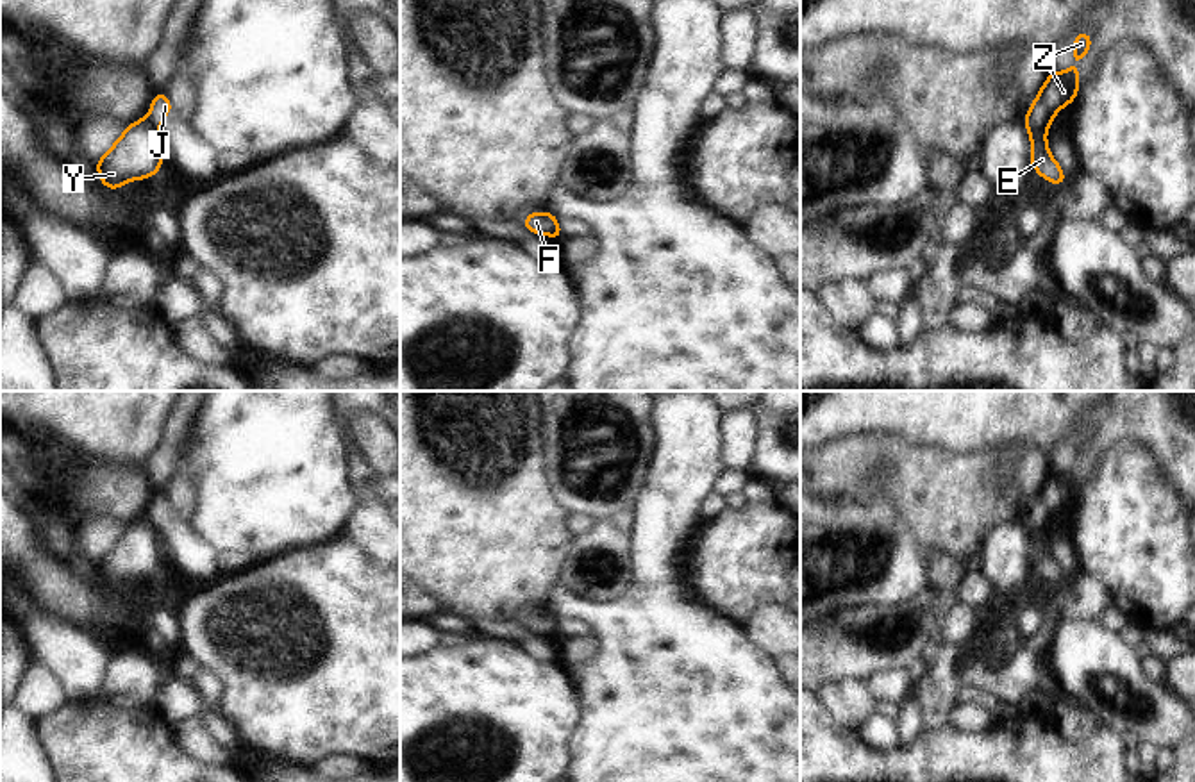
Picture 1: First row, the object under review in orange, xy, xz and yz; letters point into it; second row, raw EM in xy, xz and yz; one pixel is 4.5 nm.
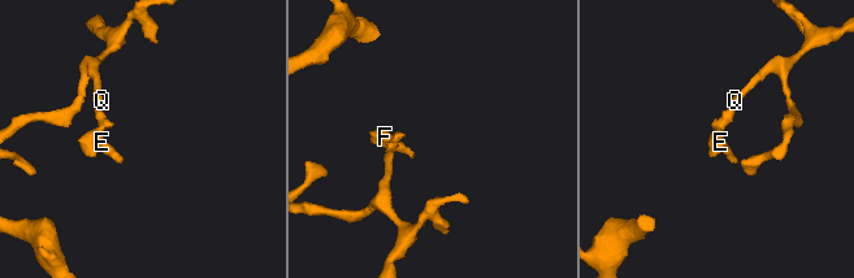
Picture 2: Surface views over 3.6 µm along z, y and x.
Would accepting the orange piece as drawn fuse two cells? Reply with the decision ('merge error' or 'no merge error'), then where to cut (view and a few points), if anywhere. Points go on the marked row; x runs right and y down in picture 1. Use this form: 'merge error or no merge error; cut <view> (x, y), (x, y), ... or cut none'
merge error; cut yz (1027, 125), (1044, 133)

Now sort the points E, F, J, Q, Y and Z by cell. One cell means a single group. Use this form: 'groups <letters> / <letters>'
groups E F Y / J Q Z

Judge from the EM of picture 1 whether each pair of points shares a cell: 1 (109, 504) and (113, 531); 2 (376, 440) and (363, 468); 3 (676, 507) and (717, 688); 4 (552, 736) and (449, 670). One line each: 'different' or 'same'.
1: different
2: different
3: same
4: same

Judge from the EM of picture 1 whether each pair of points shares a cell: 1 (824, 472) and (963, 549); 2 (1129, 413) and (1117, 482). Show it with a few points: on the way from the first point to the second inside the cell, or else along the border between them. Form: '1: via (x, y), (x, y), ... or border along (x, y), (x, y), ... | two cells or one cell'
1: via (858, 472), (886, 472), (929, 515) | one cell
2: border along (1161, 457), (1144, 441), (1119, 436), (1094, 461) | two cells

